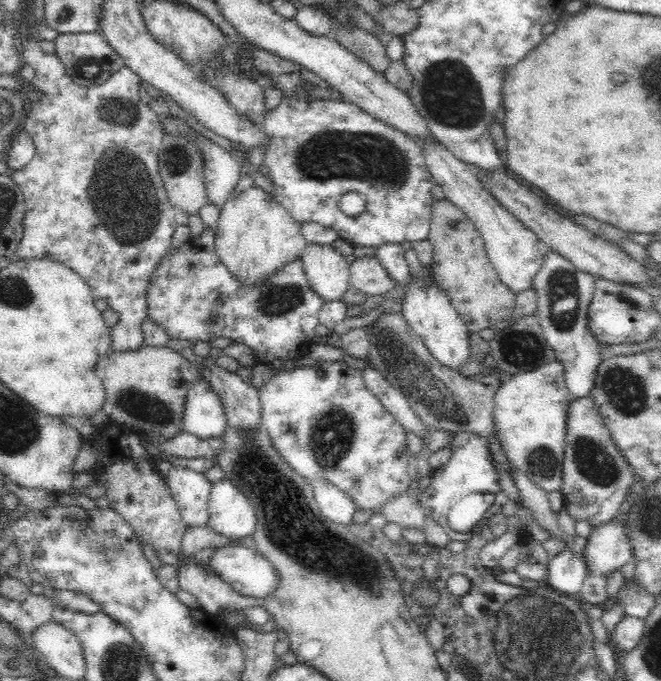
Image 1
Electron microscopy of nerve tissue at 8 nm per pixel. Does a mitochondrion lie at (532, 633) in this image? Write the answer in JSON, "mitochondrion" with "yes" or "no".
{"mitochondrion":"yes"}

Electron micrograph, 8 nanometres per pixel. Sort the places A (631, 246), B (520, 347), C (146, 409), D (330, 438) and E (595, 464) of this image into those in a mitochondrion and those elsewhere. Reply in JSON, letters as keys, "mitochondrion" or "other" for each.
{"A":"other","B":"mitochondrion","C":"mitochondrion","D":"mitochondrion","E":"mitochondrion"}

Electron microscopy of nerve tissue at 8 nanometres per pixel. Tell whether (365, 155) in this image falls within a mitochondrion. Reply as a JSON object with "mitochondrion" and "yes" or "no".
{"mitochondrion":"yes"}

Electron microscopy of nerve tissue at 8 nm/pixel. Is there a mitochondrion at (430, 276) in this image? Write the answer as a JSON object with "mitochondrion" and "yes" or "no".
{"mitochondrion":"no"}

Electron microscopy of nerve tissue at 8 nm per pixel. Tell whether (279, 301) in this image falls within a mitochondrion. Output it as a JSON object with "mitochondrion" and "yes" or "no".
{"mitochondrion":"yes"}

